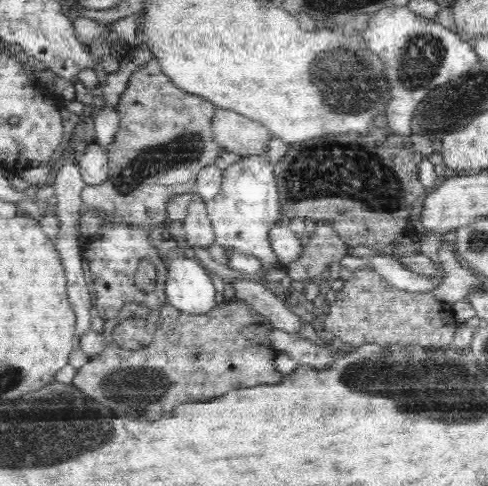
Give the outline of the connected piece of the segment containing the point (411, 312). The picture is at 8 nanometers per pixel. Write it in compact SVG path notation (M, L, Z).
M372 269L355 270L353 275L343 284L336 293L335 301L330 304L330 310L325 319L325 336L338 336L344 344L362 347L364 344L377 344L382 347L421 346L421 348L449 348L452 347L454 334L457 332L457 320L451 304L440 302L432 293L406 292L400 290L376 271Z

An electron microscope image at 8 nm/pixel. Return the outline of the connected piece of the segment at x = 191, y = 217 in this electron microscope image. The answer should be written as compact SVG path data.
M194 192L192 202L188 206L188 216L182 220L183 228L186 233L186 241L190 246L208 248L214 243L214 229L211 220L207 215L205 201Z

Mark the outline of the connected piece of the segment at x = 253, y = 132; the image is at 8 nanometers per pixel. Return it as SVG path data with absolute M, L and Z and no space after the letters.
M216 108L211 133L222 151L239 156L265 155L273 137L266 126L234 111Z

